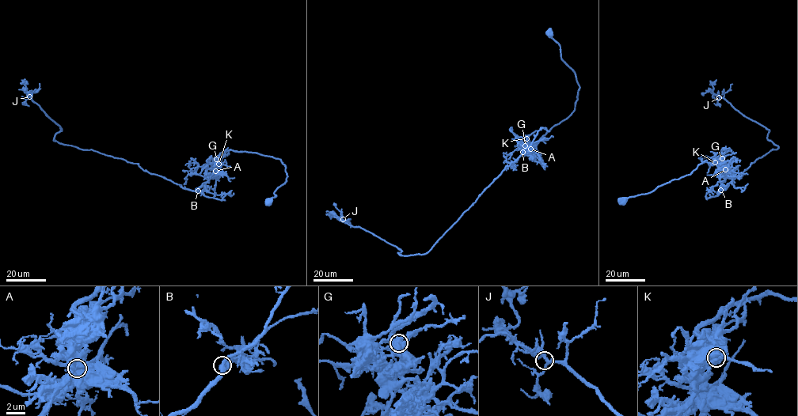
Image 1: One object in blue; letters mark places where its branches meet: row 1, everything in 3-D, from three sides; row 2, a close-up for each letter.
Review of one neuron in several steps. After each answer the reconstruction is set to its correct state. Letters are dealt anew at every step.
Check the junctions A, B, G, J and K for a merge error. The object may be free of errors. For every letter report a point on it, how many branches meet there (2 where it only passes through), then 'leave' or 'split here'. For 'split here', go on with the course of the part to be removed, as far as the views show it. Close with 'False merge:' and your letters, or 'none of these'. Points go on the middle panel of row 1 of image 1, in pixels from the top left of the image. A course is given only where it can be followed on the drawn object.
A: (530, 149) | 3 | split here | (530, 149), (505, 167), (422, 255), (400, 255), (396, 247), (350, 225), (333, 213), (329, 215), (335, 216)
B: (522, 152) | 3 | leave
G: (525, 145) | 3 | leave
J: (343, 219) | 3 | leave
K: (526, 138) | 3 | leave
False merge: A

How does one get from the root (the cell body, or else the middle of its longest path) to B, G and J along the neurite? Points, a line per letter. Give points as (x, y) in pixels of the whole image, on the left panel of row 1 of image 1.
B: (267, 202), (286, 182), (286, 168), (279, 159), (256, 153), (231, 149), (220, 153), (214, 172), (198, 190)
G: (267, 202), (286, 181), (286, 168), (280, 160), (231, 149), (220, 153), (216, 159)
J: (267, 202), (286, 181), (279, 159), (222, 152), (208, 180), (190, 190), (55, 141), (59, 126), (29, 96)

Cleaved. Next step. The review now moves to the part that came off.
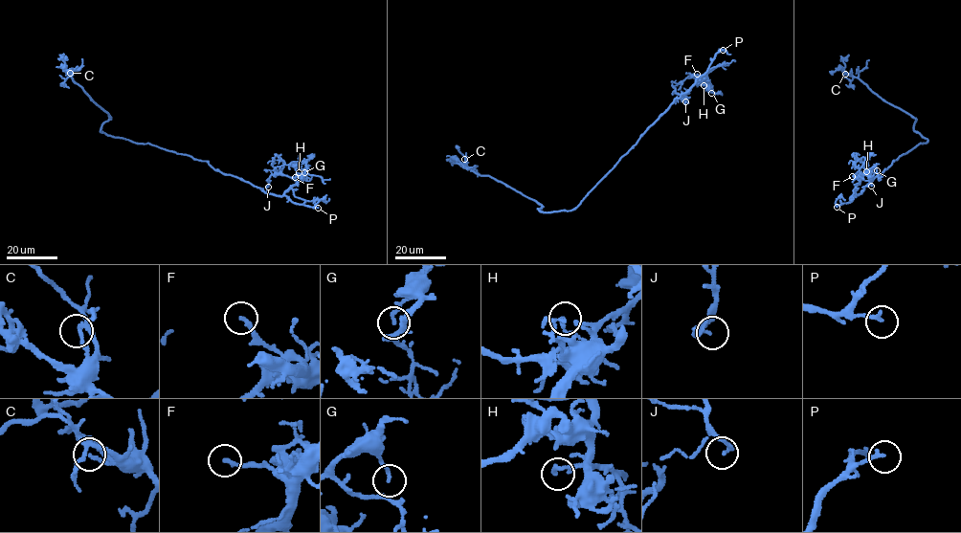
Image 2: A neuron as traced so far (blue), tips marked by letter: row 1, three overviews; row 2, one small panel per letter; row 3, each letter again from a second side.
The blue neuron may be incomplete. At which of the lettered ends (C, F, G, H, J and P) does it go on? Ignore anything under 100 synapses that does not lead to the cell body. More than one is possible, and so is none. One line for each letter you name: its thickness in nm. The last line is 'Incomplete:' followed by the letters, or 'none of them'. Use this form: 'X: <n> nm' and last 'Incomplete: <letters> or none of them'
P: 170 nm
Incomplete: P

